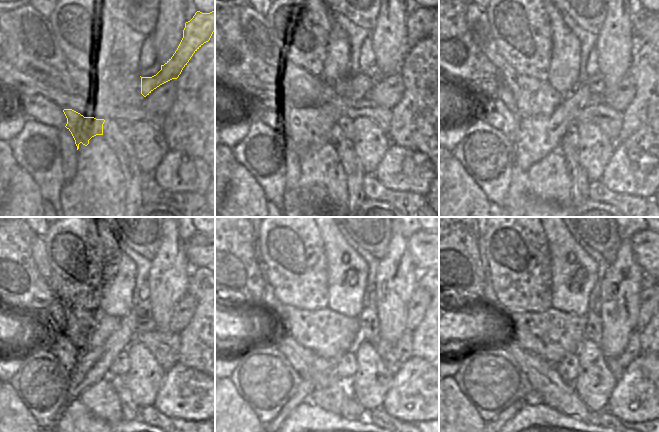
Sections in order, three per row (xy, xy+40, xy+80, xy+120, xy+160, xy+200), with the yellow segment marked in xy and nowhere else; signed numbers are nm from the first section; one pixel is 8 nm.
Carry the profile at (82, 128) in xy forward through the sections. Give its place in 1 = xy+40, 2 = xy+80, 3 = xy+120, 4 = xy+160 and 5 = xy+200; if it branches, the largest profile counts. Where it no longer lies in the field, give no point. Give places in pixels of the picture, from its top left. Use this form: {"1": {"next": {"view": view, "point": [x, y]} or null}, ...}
{"1": {"next": {"view": "xy+40", "point": [310, 126]}}, "2": {"next": {"view": "xy+80", "point": [538, 136]}}, "3": {"next": {"view": "xy+120", "point": [93, 365]}}, "4": {"next": {"view": "xy+160", "point": [305, 388]}}, "5": {"next": {"view": "xy+200", "point": [506, 414]}}}

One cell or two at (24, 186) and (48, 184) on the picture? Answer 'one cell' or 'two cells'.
two cells

